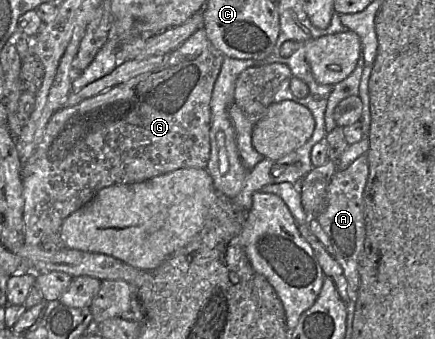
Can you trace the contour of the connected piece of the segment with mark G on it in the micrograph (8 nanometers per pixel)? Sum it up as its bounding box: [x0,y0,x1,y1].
[22,28,225,246]

